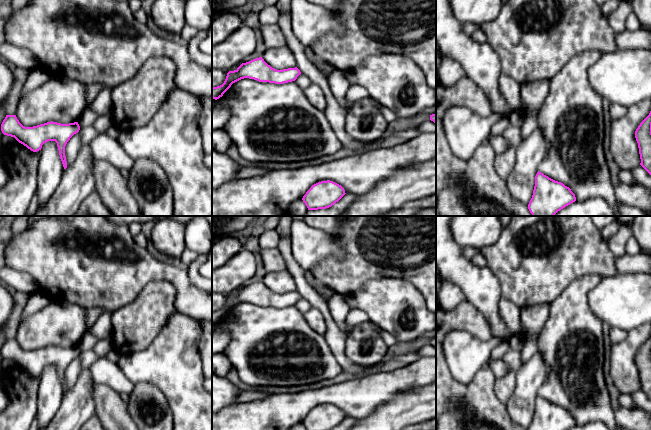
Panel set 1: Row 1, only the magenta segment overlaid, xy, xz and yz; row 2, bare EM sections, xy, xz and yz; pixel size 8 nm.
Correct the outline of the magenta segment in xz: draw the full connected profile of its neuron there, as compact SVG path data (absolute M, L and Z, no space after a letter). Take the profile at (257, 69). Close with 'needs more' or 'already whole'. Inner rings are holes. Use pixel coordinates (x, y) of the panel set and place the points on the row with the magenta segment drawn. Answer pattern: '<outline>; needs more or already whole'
M259 57L242 63L234 71L229 71L224 83L212 88L212 98L219 99L233 83L244 78L254 79L259 82L283 84L295 81L300 74L301 72L297 67L276 70L268 65L262 57Z; already whole

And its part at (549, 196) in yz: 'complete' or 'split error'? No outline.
complete

